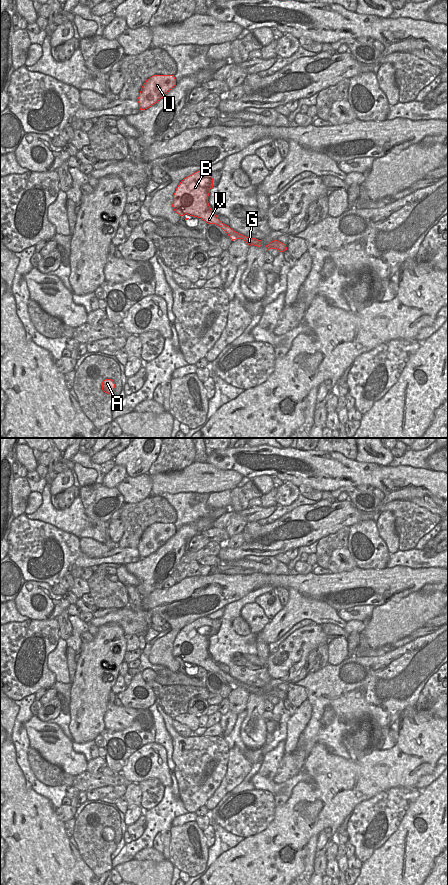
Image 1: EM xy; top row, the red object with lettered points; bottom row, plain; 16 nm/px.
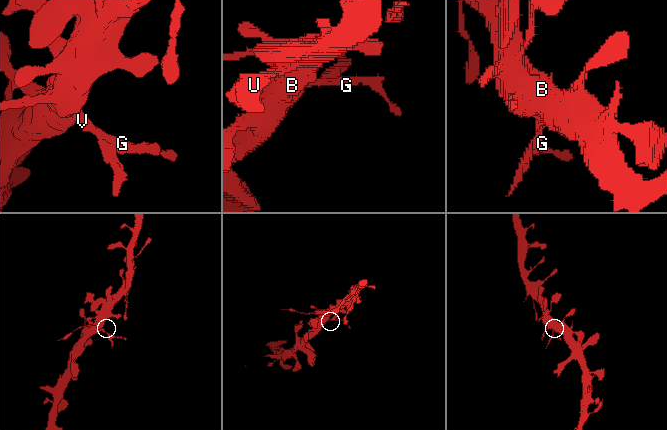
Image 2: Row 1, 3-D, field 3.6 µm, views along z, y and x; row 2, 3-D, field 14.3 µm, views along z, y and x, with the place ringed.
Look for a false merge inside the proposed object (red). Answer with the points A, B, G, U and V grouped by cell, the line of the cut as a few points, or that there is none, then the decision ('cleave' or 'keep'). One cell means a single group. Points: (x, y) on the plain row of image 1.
A B U V / G | xy (221, 670), (216, 672) | cleave

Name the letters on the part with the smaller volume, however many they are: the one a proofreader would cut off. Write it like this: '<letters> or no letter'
G

